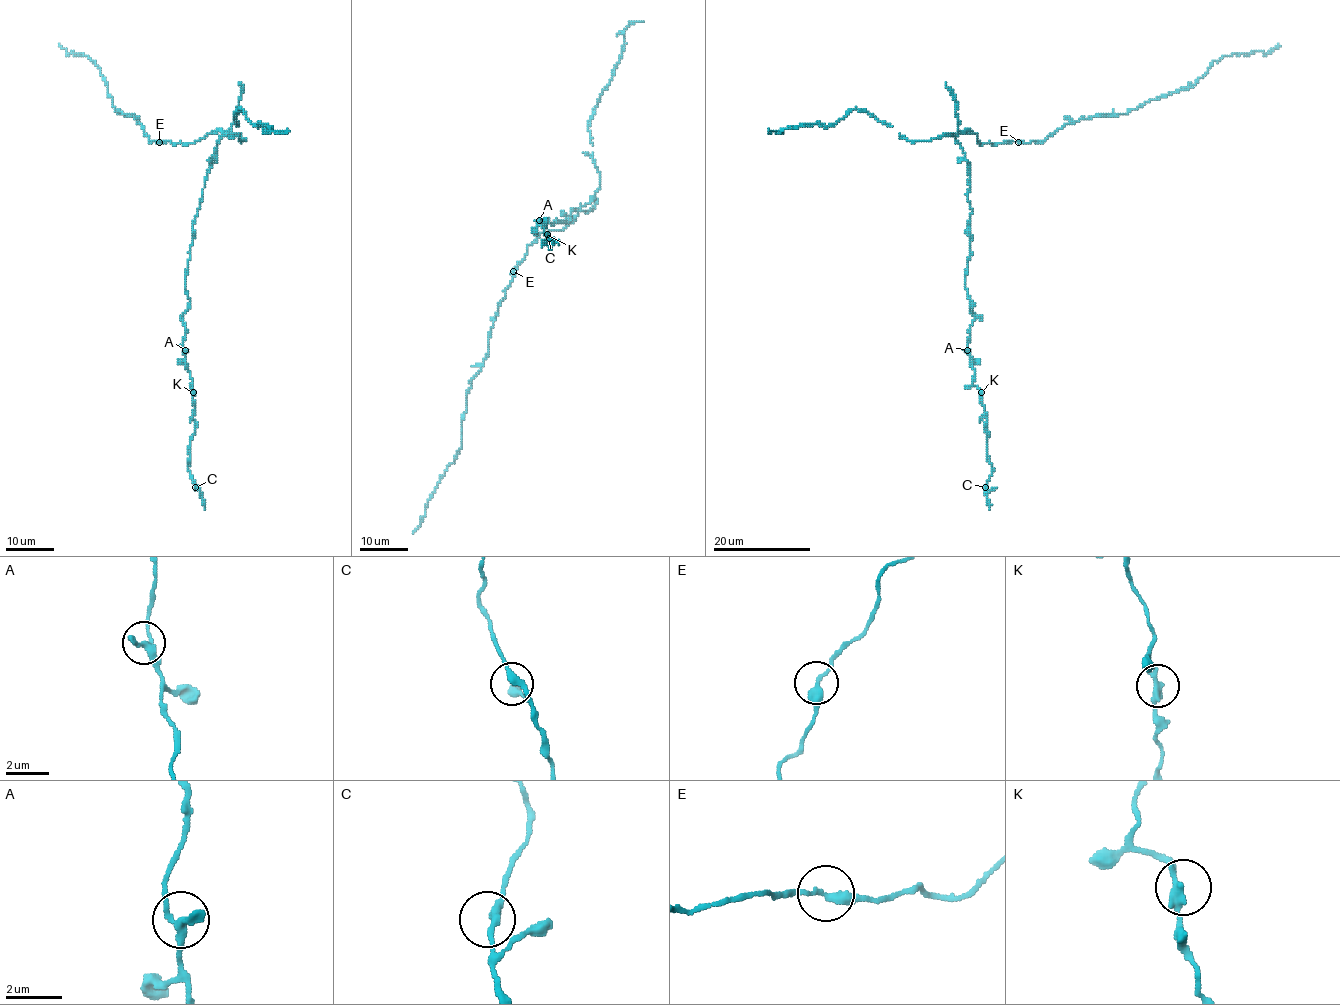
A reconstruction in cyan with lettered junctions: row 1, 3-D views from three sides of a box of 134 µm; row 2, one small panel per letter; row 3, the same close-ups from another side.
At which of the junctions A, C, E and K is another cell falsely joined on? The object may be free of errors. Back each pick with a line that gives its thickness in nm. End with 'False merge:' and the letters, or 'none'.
False merge: none

